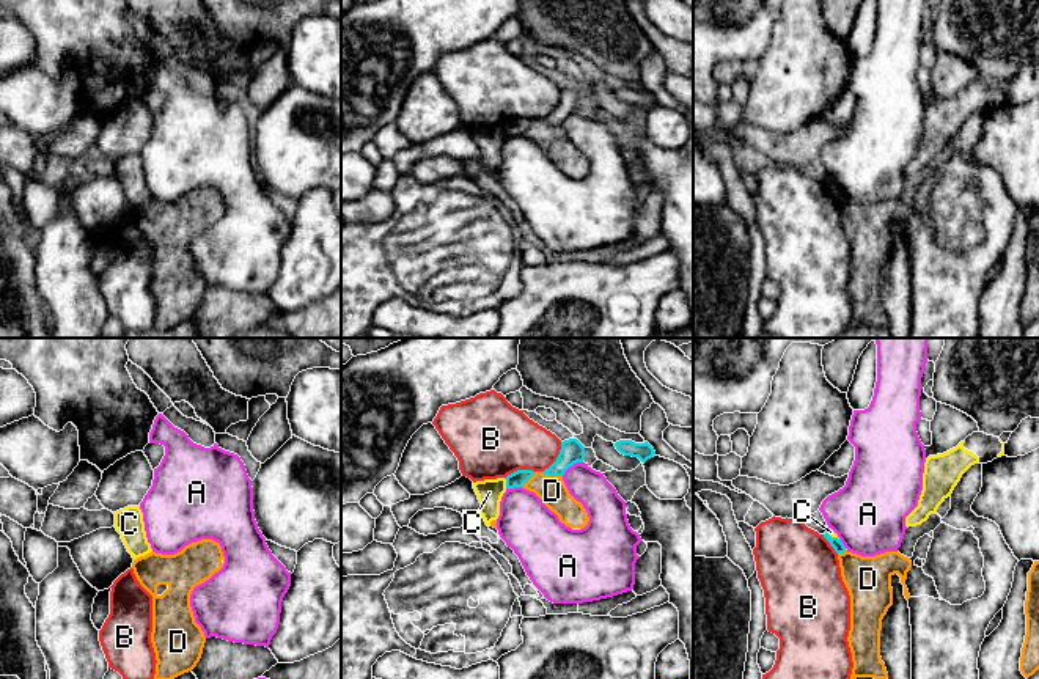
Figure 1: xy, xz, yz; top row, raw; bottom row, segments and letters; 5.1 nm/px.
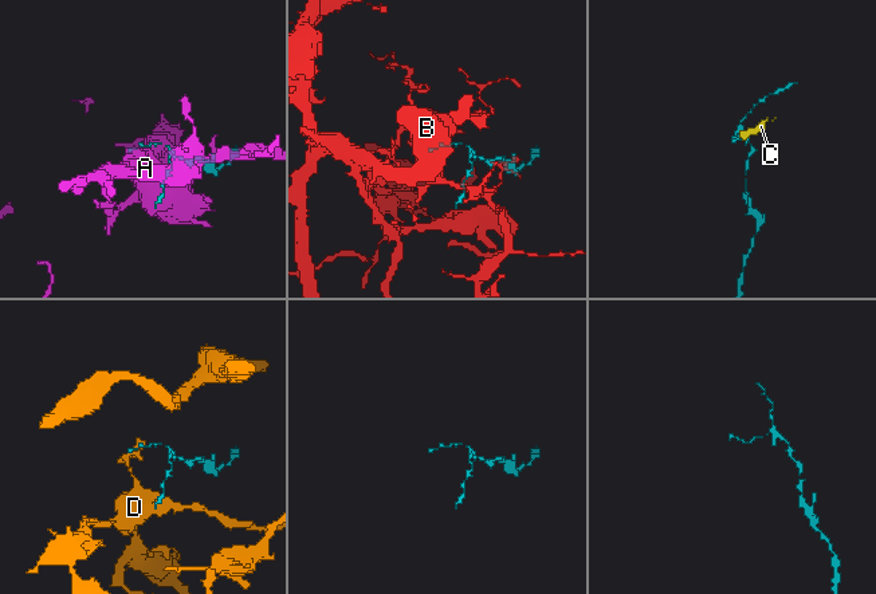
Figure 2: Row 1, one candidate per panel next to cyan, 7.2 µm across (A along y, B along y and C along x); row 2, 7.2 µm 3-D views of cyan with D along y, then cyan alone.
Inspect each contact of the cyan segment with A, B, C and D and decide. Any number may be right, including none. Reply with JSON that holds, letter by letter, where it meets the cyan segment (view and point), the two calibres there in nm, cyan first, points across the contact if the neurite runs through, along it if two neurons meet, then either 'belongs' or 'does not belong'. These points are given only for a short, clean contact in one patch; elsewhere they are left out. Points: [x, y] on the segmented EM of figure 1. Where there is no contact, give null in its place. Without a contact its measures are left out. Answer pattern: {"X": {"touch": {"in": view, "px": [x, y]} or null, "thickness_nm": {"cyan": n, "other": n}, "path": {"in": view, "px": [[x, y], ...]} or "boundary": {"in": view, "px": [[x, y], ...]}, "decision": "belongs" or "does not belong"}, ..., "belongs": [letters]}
{"A": {"touch": {"in": "xz", "px": [571, 466]}, "thickness_nm": {"cyan": 120, "other": 190}, "decision": "does not belong"}, "B": {"touch": {"in": "xz", "px": [557, 458]}, "thickness_nm": {"cyan": 120, "other": 300}, "decision": "does not belong"}, "C": {"touch": {"in": "xz", "px": [506, 483]}, "thickness_nm": {"cyan": 80, "other": 130}, "boundary": {"in": "xz", "px": [[503, 478], [506, 488]]}, "decision": "does not belong"}, "D": {"touch": {"in": "xz", "px": [550, 475]}, "thickness_nm": {"cyan": 120, "other": 150}, "boundary": {"in": "xz", "px": [[539, 472], [549, 477], [561, 477]]}, "decision": "does not belong"}, "belongs": []}

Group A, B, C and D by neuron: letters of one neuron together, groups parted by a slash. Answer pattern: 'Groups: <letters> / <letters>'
Groups: A / B / C / D

